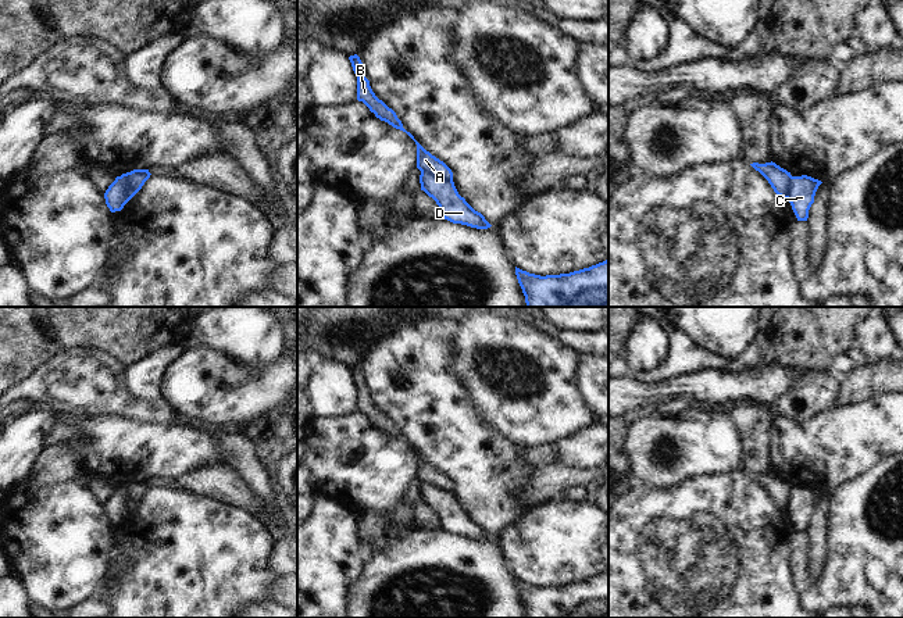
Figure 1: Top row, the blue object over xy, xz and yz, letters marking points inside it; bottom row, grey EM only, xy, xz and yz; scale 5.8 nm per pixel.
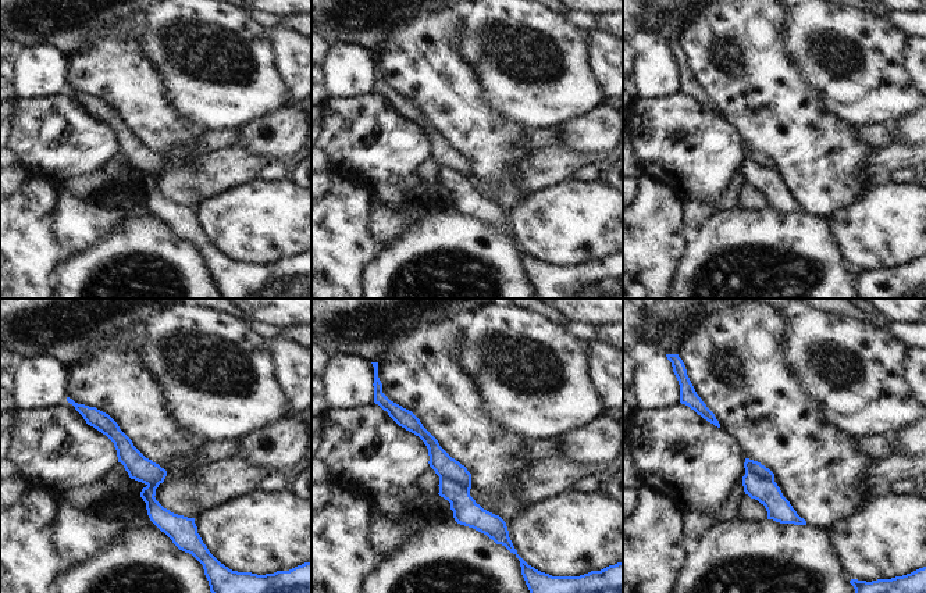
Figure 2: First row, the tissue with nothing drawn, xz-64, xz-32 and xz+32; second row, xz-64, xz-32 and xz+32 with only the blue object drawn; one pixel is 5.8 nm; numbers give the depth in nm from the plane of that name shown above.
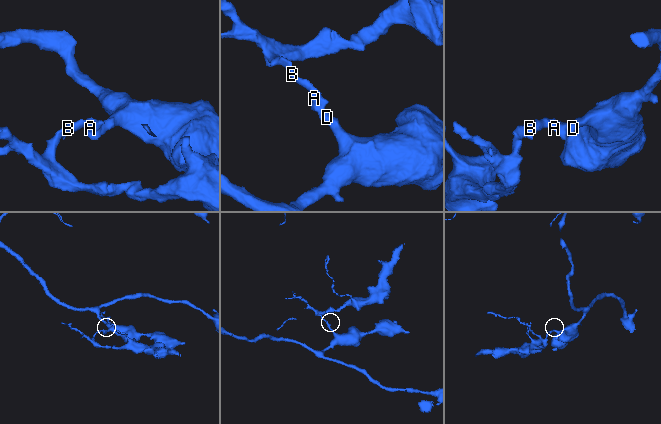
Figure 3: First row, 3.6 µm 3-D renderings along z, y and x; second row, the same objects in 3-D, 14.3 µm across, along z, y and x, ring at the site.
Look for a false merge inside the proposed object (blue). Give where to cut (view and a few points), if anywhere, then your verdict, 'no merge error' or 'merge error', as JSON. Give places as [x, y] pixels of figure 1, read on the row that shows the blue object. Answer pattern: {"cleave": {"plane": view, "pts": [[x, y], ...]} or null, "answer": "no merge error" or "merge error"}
{"cleave": {"plane": "xz", "pts": [[421, 171], [431, 172], [453, 184]]}, "answer": "merge error"}

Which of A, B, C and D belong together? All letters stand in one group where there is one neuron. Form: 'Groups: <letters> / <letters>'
Groups: A B / C D

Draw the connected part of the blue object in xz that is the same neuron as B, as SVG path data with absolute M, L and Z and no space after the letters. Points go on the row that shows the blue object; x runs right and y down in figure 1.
M357 54L349 57L353 71L357 76L357 100L363 101L371 112L375 114L381 121L388 122L396 129L406 132L417 144L417 168L421 172L432 174L438 178L453 182L452 169L439 158L426 151L414 136L403 128L401 121L397 118L396 112L389 108L382 100L379 100L370 86L370 81L364 75L364 67Z

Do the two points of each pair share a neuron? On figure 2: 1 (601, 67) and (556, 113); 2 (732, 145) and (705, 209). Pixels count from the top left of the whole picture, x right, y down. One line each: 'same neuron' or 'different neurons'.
1: different neurons
2: different neurons

